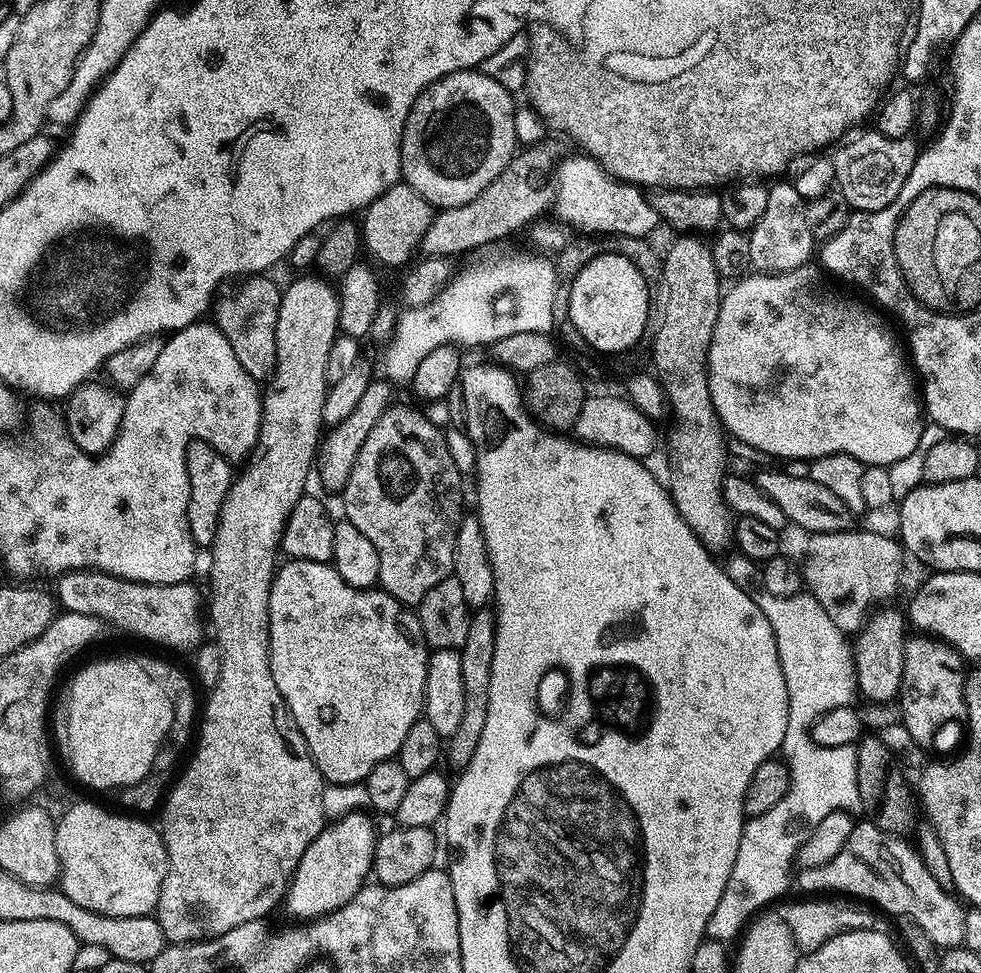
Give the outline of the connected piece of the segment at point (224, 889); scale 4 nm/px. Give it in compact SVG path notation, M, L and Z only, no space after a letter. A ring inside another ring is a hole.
M301 275L299 277L301 280L294 281L289 288L285 287L280 297L280 309L276 323L276 370L270 378L272 389L269 392L267 389L262 396L260 439L256 442L255 455L247 461L246 467L248 469L242 476L237 475L233 479L232 489L226 494L226 502L222 502L222 514L218 522L216 540L210 545L210 552L212 552L212 590L214 592L212 598L212 628L216 631L215 643L222 646L222 674L216 685L207 693L208 701L205 704L203 701L202 704L202 719L198 724L198 739L195 741L195 744L197 743L196 753L193 754L192 761L185 766L184 773L177 778L176 784L174 780L174 783L169 787L162 805L162 813L164 812L162 835L168 855L168 869L166 870L166 878L162 882L162 890L156 903L154 915L156 921L162 926L166 938L174 944L191 944L194 940L213 940L215 936L226 934L226 930L234 930L234 926L242 926L246 922L254 922L255 920L263 921L264 915L279 900L281 903L285 899L289 883L296 872L302 854L306 854L310 842L314 842L314 838L318 838L318 834L326 827L326 817L322 806L322 794L326 787L326 781L323 774L316 769L316 763L312 760L310 750L306 746L298 726L292 720L290 710L286 706L278 686L274 686L274 674L270 670L270 650L268 649L268 603L270 602L272 577L276 575L278 567L276 552L280 548L280 539L284 533L289 514L300 501L300 497L305 495L304 483L308 480L308 471L311 468L313 471L314 461L318 456L318 447L322 438L320 428L325 427L322 418L322 402L330 387L326 378L326 362L330 354L330 346L334 346L334 338L337 336L340 326L338 322L340 297L337 289L333 285L331 288L328 285L331 283L323 275L310 275Z

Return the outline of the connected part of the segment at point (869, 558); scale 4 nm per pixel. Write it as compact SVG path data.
M863 530L818 533L809 540L812 541L802 563L807 591L830 614L830 622L834 622L841 634L859 632L873 611L872 604L883 605L888 602L883 600L890 599L899 590L905 549L891 535Z

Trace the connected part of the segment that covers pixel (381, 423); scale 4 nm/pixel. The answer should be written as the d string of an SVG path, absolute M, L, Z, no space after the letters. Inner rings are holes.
M399 406L388 408L386 414L382 414L382 418L378 418L374 430L370 430L366 442L362 442L362 450L358 450L354 470L350 470L350 478L346 482L342 493L342 499L344 499L344 513L342 513L342 516L343 519L349 520L354 526L358 526L358 530L362 530L362 534L366 534L366 538L370 538L370 542L374 542L374 550L378 550L378 562L380 563L379 587L383 591L389 592L400 604L419 606L427 592L434 590L434 586L438 586L438 582L442 582L442 578L452 575L456 530L459 528L462 519L462 511L460 512L460 480L462 480L462 473L452 461L450 450L447 449L445 433L439 427L432 425L421 411L414 412L408 408L399 408Z

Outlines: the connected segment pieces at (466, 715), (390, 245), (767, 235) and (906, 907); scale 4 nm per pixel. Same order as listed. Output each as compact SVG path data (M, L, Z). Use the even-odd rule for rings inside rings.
M491 607L475 609L470 618L470 630L466 642L458 649L462 662L462 690L466 694L466 710L462 712L462 723L453 736L446 740L446 760L463 770L474 758L478 742L482 738L482 726L486 726L486 710L490 706L490 666L494 662L494 640L496 638L496 617Z
M397 182L387 188L379 198L363 209L362 217L362 244L373 256L373 261L381 260L384 264L404 264L420 247L420 239L426 234L430 226L434 209L432 205L403 182Z
M776 184L768 188L766 210L762 210L762 218L750 229L750 258L752 268L760 274L792 272L795 268L803 268L814 256L814 239L807 225L805 205L798 194L796 184Z
M853 823L846 846L842 846L842 850L838 850L830 862L800 868L794 876L795 887L800 887L804 894L845 892L848 896L857 896L860 899L857 901L877 904L872 906L881 913L893 912L896 918L909 916L918 922L918 926L922 926L922 930L926 930L926 938L930 938L937 949L961 947L964 943L965 905L947 887L934 880L911 843L908 845L904 838L897 838L874 823L863 823Z

